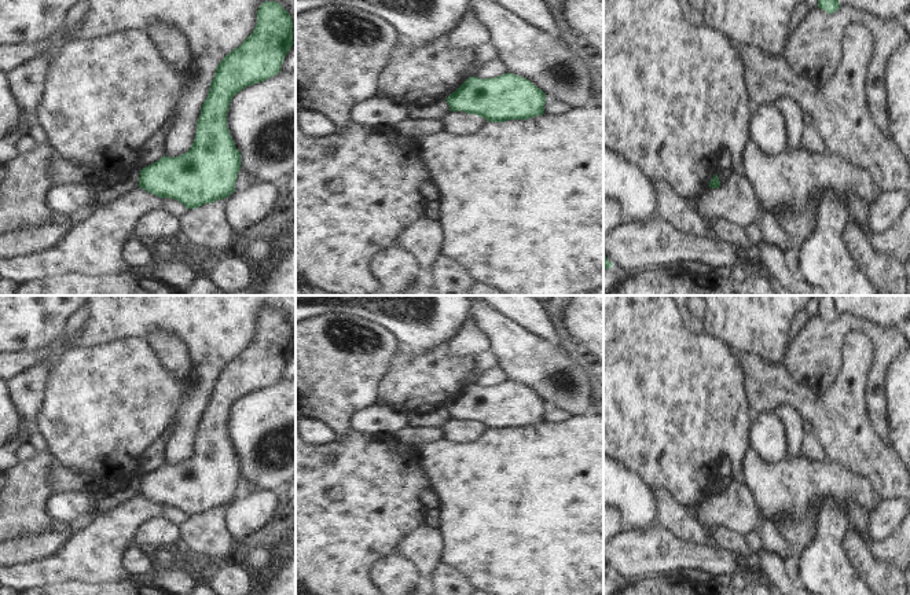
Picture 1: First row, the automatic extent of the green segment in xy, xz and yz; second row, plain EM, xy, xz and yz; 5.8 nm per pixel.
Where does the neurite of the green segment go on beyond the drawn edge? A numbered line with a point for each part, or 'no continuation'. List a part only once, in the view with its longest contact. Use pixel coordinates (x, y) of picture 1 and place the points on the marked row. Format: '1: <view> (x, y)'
no continuation

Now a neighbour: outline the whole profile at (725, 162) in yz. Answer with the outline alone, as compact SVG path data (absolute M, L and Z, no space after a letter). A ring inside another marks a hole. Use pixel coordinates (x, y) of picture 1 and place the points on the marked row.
M727 147L720 148L718 166L720 170L731 170L733 169L733 155Z

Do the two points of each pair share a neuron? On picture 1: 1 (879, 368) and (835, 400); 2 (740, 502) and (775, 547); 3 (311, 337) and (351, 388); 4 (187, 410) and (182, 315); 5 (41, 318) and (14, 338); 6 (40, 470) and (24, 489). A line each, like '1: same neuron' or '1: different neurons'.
1: different neurons
2: same neuron
3: same neuron
4: same neuron
5: same neuron
6: same neuron

